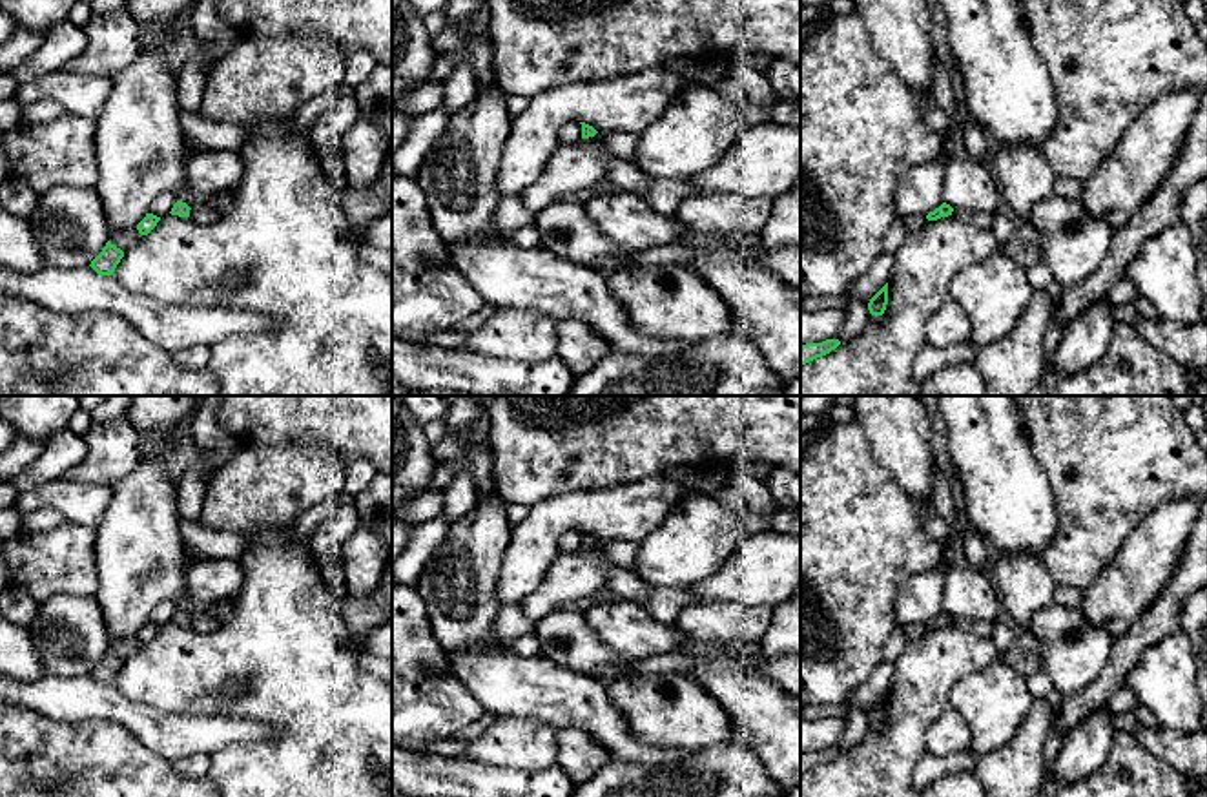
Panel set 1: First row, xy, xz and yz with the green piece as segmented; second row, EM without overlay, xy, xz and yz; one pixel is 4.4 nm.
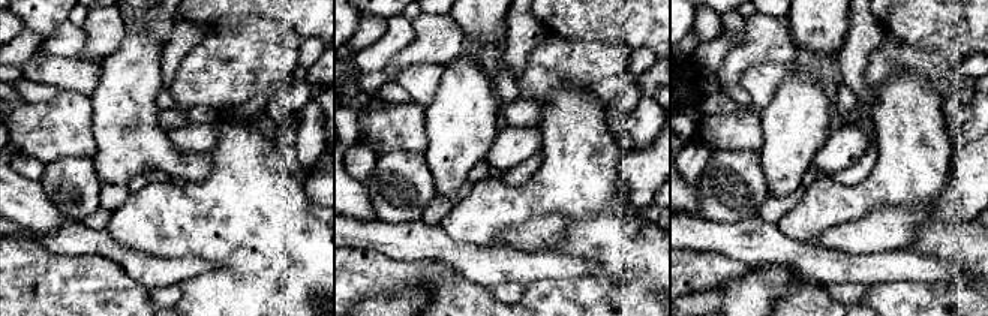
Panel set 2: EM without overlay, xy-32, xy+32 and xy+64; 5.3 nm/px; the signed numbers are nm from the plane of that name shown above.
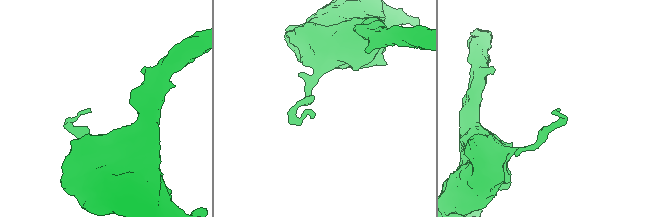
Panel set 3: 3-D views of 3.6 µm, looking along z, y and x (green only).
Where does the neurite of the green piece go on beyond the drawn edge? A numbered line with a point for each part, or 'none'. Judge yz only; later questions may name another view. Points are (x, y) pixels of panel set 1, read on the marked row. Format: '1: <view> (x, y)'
none

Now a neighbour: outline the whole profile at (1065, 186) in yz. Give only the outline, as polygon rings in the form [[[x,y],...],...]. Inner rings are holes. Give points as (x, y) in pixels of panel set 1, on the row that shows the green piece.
[[[1056,177],[1054,193],[1065,199],[1079,199],[1083,182],[1074,177]]]

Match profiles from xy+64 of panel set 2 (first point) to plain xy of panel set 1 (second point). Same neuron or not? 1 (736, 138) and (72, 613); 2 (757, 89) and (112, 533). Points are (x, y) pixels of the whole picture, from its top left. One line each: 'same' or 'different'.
1: different
2: different

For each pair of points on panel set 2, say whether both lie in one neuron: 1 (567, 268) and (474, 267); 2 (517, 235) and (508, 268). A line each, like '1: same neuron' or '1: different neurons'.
1: same neuron
2: different neurons

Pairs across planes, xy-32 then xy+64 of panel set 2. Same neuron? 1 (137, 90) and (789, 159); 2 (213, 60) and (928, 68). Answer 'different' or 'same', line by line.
1: same
2: same

